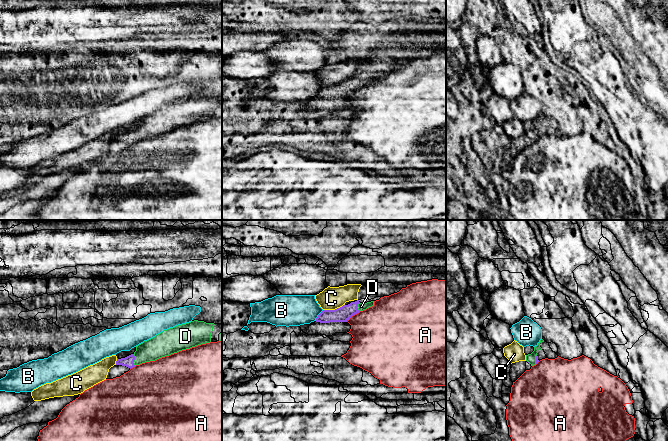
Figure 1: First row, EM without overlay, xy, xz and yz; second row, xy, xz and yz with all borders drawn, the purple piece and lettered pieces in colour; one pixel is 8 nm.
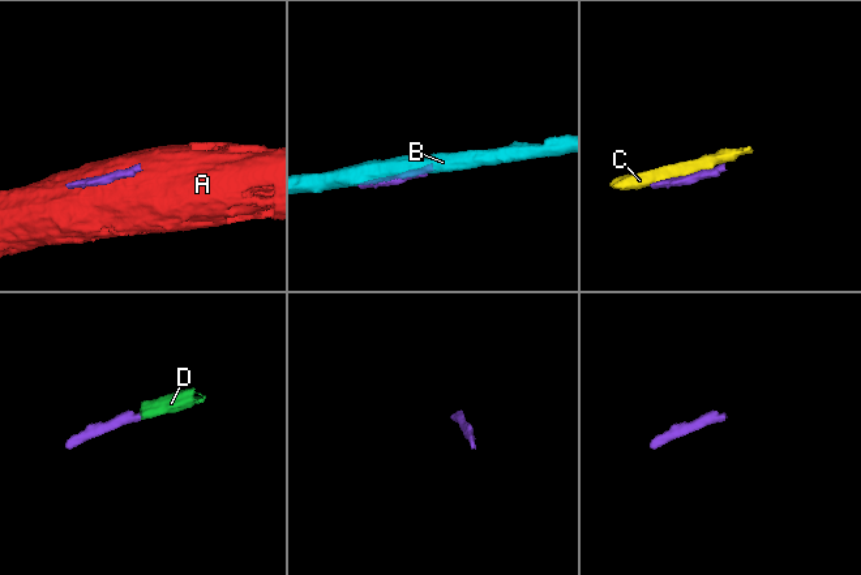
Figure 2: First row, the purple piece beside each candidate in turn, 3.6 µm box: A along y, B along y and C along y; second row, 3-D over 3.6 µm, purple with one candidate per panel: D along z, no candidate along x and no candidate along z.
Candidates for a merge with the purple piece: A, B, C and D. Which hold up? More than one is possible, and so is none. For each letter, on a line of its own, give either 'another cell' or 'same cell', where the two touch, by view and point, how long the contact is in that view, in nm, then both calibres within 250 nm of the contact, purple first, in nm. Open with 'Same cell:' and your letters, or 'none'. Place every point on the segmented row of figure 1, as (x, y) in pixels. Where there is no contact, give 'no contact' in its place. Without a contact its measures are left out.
Same cell: D
A: another cell; contact xz (353, 314); length 150 nm; calibres 120 and 420 nm
B: another cell; contact xz (318, 315); length 110 nm; calibres 120 and 260 nm
C: another cell; contact xz (333, 310); length 180 nm; calibres 120 and 190 nm
D: same cell; contact xy (134, 359); length 100 nm; calibres 80 and 180 nm

